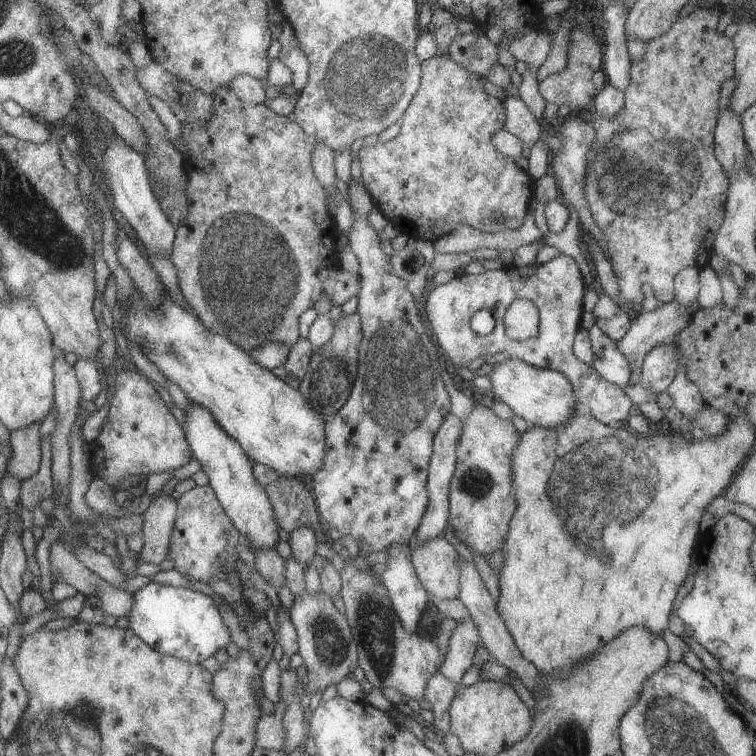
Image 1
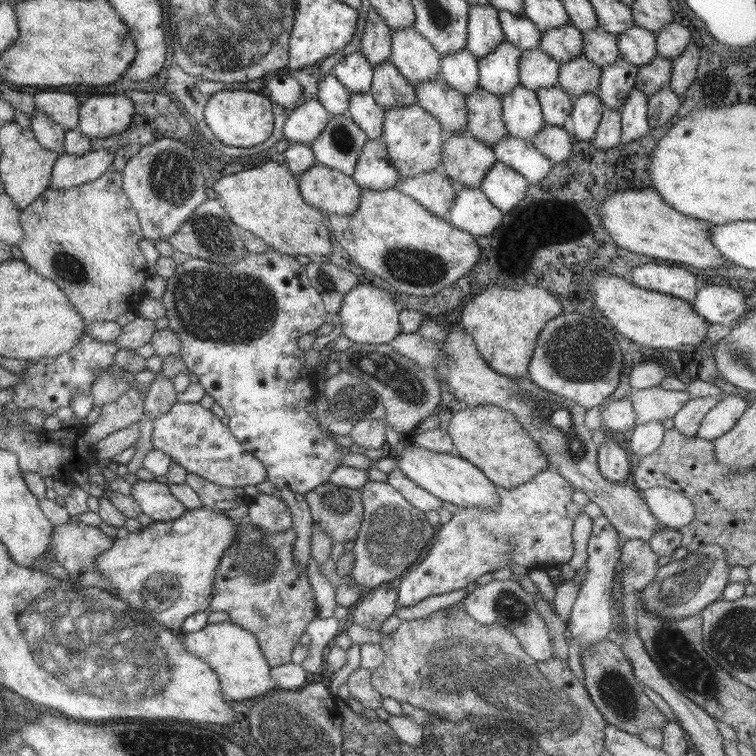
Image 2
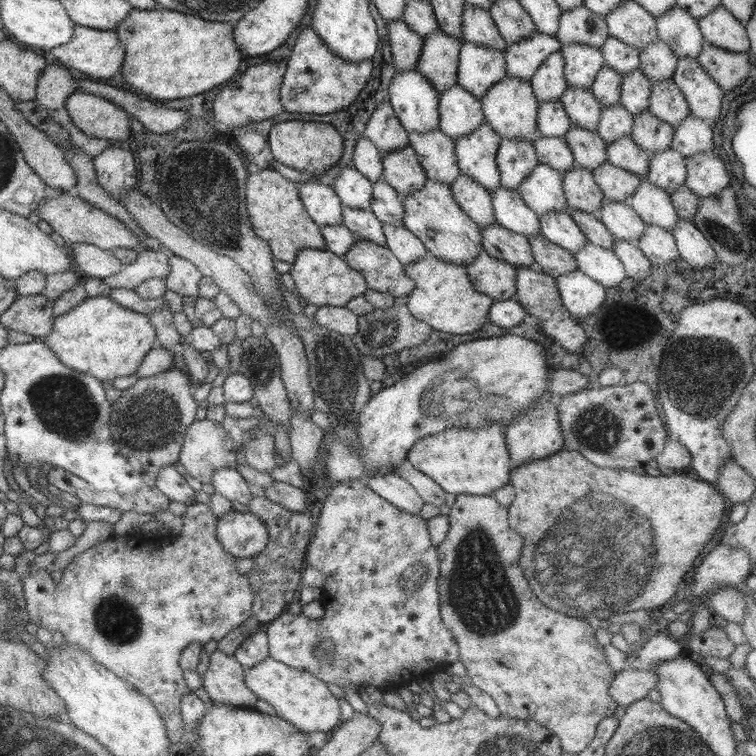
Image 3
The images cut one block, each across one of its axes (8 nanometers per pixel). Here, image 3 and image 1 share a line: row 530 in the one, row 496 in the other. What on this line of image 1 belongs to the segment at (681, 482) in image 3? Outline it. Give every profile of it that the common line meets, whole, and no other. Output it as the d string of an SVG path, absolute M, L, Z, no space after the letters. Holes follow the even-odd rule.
M574 409L574 414L573 414L573 415L572 415L572 417L571 417L571 418L570 418L570 419L568 419L568 422L567 422L567 423L565 423L565 424L564 424L564 426L563 426L563 427L561 427L561 426L559 426L559 427L557 427L557 428L556 428L556 429L555 429L555 428L553 428L553 429L544 429L544 428L543 428L543 427L535 427L535 426L534 426L534 427L533 427L533 428L531 428L531 430L528 430L528 431L527 431L527 432L524 432L524 433L521 433L521 434L520 434L520 437L519 437L519 440L518 440L518 442L517 442L517 444L516 444L516 445L515 445L515 448L514 448L514 449L513 449L513 452L512 452L512 457L511 457L511 466L512 466L512 487L513 487L513 488L514 488L514 497L515 497L515 498L516 498L516 507L515 507L515 512L513 512L513 514L512 514L512 517L511 517L511 520L510 520L510 521L509 521L509 522L508 522L508 531L507 531L507 534L506 534L506 537L505 537L505 540L504 540L504 543L503 543L503 544L502 544L502 550L503 550L503 551L504 551L504 561L503 561L503 562L502 562L502 567L501 567L501 568L500 568L500 571L499 571L499 572L498 572L498 590L499 590L499 595L498 595L498 597L497 597L497 602L496 602L496 611L497 611L497 612L498 612L498 613L499 613L499 616L500 616L500 620L503 620L503 622L504 622L504 625L505 625L505 626L506 626L506 629L507 629L507 630L508 630L508 633L509 633L509 634L510 634L510 635L511 635L511 638L512 638L512 639L513 639L513 642L514 642L514 643L515 643L515 647L517 647L517 649L518 649L518 650L519 650L519 653L520 653L520 654L521 654L521 657L522 657L522 658L523 658L523 659L525 659L525 660L526 660L526 661L528 661L528 662L530 662L530 663L531 663L531 664L533 664L533 665L534 665L534 666L535 666L535 669L536 669L536 670L538 670L538 671L540 671L540 674L541 674L541 675L545 675L545 676L548 676L548 677L549 677L549 678L551 678L551 680L563 680L563 679L565 679L565 678L566 678L566 677L567 677L567 676L568 676L568 675L569 675L569 674L570 674L570 671L571 671L571 670L572 670L572 667L575 667L575 666L576 666L576 663L580 663L580 662L581 662L581 661L583 661L583 660L584 660L584 659L585 659L585 658L586 658L586 657L587 657L587 656L588 656L588 655L589 655L589 658L592 658L592 656L593 656L593 655L594 655L594 654L595 654L595 652L596 652L596 651L598 651L598 650L599 650L599 649L600 649L600 648L601 648L601 647L602 647L602 646L603 646L603 645L604 645L604 644L607 644L607 643L608 643L608 642L609 642L609 641L611 641L611 640L613 640L613 639L614 639L614 638L615 638L615 637L616 637L616 636L617 636L617 635L618 635L618 634L621 634L621 633L622 633L622 632L623 632L623 631L624 631L624 630L625 630L625 629L626 629L626 628L629 628L629 627L632 627L632 626L636 626L636 627L643 627L643 628L646 628L646 629L647 629L647 630L648 630L648 631L649 631L649 632L650 632L650 633L651 633L651 634L652 634L652 635L655 635L655 636L658 636L658 637L659 637L659 636L660 636L660 634L661 634L661 633L662 633L662 632L663 632L663 631L664 631L664 630L665 630L665 629L667 629L667 616L669 616L669 614L670 614L670 613L671 613L671 612L672 612L672 608L673 608L673 599L674 599L674 598L675 598L675 593L676 593L676 592L677 592L677 588L679 588L679 586L680 586L680 585L681 585L681 584L682 584L682 582L683 582L683 580L684 580L684 578L685 578L685 577L686 577L686 575L687 575L687 574L688 574L688 572L690 572L690 571L691 571L691 570L692 570L692 566L691 566L691 565L690 565L690 564L689 564L689 560L690 560L690 559L691 559L691 558L690 558L690 554L692 554L692 553L693 553L693 552L695 552L695 548L696 548L696 544L697 544L697 543L698 543L698 542L699 542L699 538L700 538L700 532L699 532L699 530L698 530L698 526L699 526L699 518L701 518L701 514L703 514L703 511L704 511L704 510L705 510L705 507L706 507L706 505L707 505L707 504L709 504L709 502L711 502L711 500L713 500L713 498L715 498L715 497L716 497L716 496L719 496L719 495L721 495L721 494L722 494L722 493L723 493L723 492L724 492L724 488L725 488L725 487L726 487L726 486L727 486L727 484L729 484L729 481L730 481L730 480L731 480L731 473L732 473L732 472L733 472L733 470L734 470L734 469L735 469L735 468L736 468L736 467L735 467L735 466L736 466L736 465L737 465L737 464L739 464L739 463L740 463L740 462L741 462L741 461L742 461L742 460L743 460L743 459L744 459L744 458L745 458L745 457L746 457L746 456L747 456L747 455L748 455L748 454L749 454L749 453L751 453L751 452L753 452L753 448L754 448L754 447L755 447L755 441L754 441L754 440L755 440L755 438L754 438L754 437L755 437L755 436L754 436L754 435L755 435L755 434L754 434L754 432L753 432L753 426L751 426L751 425L750 425L750 424L749 424L749 423L748 423L748 422L747 422L747 421L746 421L746 419L745 419L745 418L744 418L744 414L745 414L745 413L746 413L746 411L745 411L745 410L743 410L743 411L742 411L742 412L741 412L741 413L740 413L740 414L739 414L739 415L737 415L737 416L736 416L736 417L734 417L734 418L733 418L733 419L729 419L729 420L728 420L728 425L727 425L727 428L726 428L726 429L725 429L725 430L724 430L724 433L723 433L723 434L720 434L720 435L719 435L719 436L716 436L716 437L709 437L709 438L705 438L705 440L702 440L702 441L698 441L698 440L697 440L697 439L694 439L694 438L692 438L692 437L691 437L691 436L689 436L689 435L687 435L687 436L685 436L685 435L682 435L682 434L680 434L680 433L678 433L678 432L677 432L677 431L675 431L675 432L672 432L672 431L671 431L671 432L670 432L670 433L669 433L669 434L659 434L659 436L657 436L657 435L656 435L656 436L652 436L652 437L646 437L646 436L644 436L644 435L640 435L640 434L637 434L637 433L633 433L633 434L631 434L631 432L629 432L629 430L623 430L623 428L621 428L621 429L620 429L620 428L619 428L619 427L618 427L618 426L617 426L617 425L615 425L615 426L610 426L610 425L604 425L604 424L603 424L603 423L600 423L600 422L599 422L599 421L598 421L598 420L597 420L597 419L596 419L596 418L595 418L595 417L593 417L593 416L590 416L590 415L581 415L581 414L578 414L578 413L577 413L577 411L576 411L576 410L575 410L575 409ZM563 528L565 528L565 530L567 530L567 532L569 532L569 534L571 534L571 536L575 536L575 540L581 540L581 538L583 538L583 540L585 540L585 534L587 534L587 536L593 536L593 538L591 538L591 540L597 540L597 546L595 546L595 542L593 542L593 546L591 546L591 548L593 548L593 550L595 550L595 552L597 552L597 554L599 554L599 552L603 552L603 550L605 550L605 562L603 562L603 560L601 560L601 558L599 558L599 556L597 556L597 554L595 554L595 552L591 552L591 550L589 550L589 548L587 548L587 550L579 550L579 548L577 548L577 546L575 546L575 544L573 544L573 542L571 542L571 540L569 540L569 536L567 536L567 534L565 534L565 530L563 530Z

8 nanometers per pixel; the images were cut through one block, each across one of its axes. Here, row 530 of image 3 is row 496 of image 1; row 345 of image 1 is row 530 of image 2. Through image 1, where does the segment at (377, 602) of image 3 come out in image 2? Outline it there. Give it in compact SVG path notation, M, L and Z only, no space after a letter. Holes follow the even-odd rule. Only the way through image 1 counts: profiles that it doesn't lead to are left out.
M367 479L360 488L360 501L363 520L351 549L355 560L350 576L356 585L371 590L381 584L396 582L403 576L437 529L428 522L424 512L411 506L386 482Z

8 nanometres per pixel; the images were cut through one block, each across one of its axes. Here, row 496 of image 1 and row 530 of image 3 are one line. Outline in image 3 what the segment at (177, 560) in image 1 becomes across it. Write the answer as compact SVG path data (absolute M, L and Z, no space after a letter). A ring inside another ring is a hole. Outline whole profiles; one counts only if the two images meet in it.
M197 502L195 504L186 505L185 512L181 516L183 517L182 526L175 540L166 538L159 546L143 544L143 542L141 542L141 545L135 546L135 548L129 548L129 542L131 542L129 538L123 535L116 535L114 538L107 537L105 540L98 542L95 546L84 550L82 553L76 554L66 568L62 570L62 578L58 584L52 582L49 578L49 570L43 568L41 570L35 570L35 573L29 573L29 575L25 577L19 577L19 582L21 582L21 588L23 590L23 598L25 599L25 610L30 622L38 627L46 628L50 633L58 630L62 638L67 641L67 645L71 645L71 647L75 649L87 651L87 655L89 655L95 663L104 666L108 671L113 672L113 674L116 674L120 679L131 684L138 694L146 696L153 703L155 710L157 710L161 720L163 720L163 726L166 728L168 739L172 743L179 742L180 736L184 732L180 702L181 697L190 692L185 685L182 668L178 665L181 651L192 643L203 646L211 640L219 641L225 634L239 627L243 621L251 617L251 604L253 603L253 590L251 590L251 586L249 586L249 582L247 582L247 576L239 574L237 569L235 569L235 563L233 563L235 557L227 554L227 552L223 550L221 543L217 540L216 522L218 517L211 512L207 504Z

